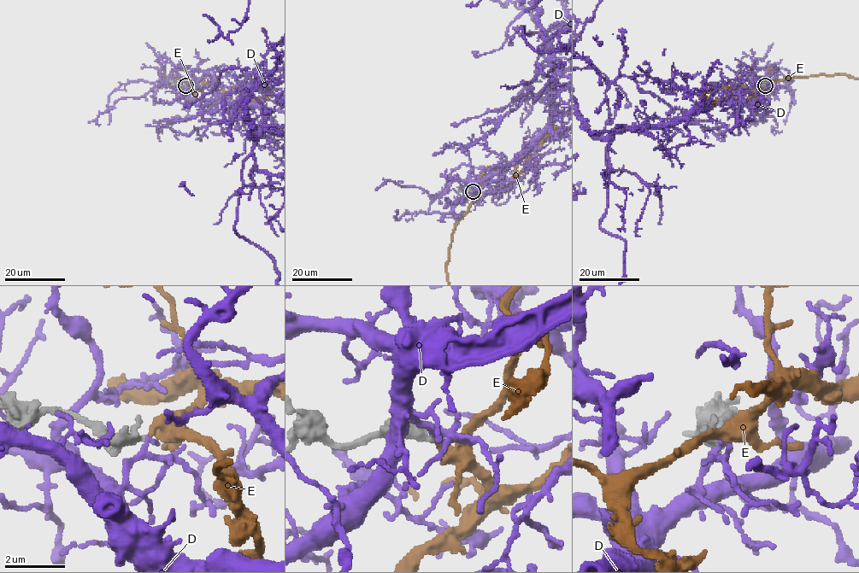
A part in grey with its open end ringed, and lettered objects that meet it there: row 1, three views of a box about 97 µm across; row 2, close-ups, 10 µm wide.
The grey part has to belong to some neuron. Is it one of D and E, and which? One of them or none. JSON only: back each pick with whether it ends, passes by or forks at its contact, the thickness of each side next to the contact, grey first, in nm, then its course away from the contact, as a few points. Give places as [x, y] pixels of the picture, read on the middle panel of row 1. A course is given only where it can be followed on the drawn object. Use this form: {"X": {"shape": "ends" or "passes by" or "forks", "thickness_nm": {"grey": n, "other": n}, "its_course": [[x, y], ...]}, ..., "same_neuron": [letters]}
{"E": {"shape": "ends", "thickness_nm": {"grey": 400, "other": 190}}, "same_neuron": ["E"]}

